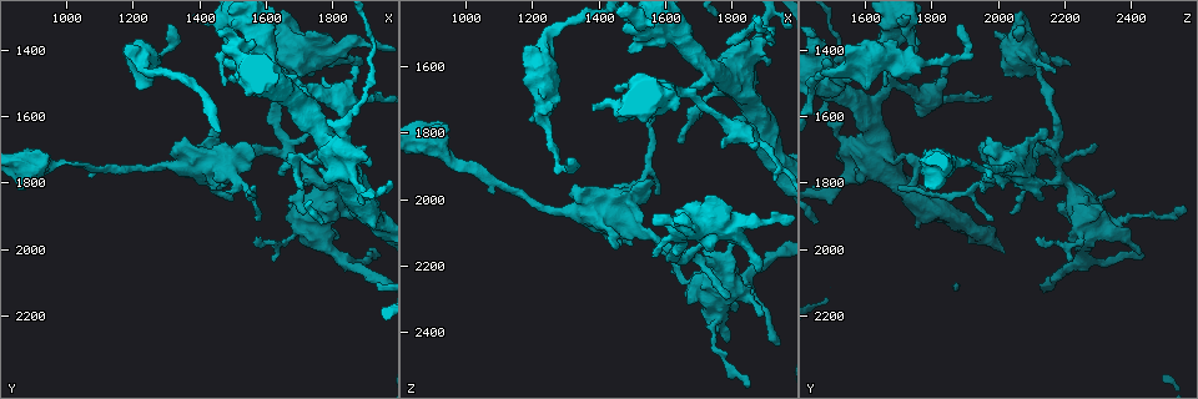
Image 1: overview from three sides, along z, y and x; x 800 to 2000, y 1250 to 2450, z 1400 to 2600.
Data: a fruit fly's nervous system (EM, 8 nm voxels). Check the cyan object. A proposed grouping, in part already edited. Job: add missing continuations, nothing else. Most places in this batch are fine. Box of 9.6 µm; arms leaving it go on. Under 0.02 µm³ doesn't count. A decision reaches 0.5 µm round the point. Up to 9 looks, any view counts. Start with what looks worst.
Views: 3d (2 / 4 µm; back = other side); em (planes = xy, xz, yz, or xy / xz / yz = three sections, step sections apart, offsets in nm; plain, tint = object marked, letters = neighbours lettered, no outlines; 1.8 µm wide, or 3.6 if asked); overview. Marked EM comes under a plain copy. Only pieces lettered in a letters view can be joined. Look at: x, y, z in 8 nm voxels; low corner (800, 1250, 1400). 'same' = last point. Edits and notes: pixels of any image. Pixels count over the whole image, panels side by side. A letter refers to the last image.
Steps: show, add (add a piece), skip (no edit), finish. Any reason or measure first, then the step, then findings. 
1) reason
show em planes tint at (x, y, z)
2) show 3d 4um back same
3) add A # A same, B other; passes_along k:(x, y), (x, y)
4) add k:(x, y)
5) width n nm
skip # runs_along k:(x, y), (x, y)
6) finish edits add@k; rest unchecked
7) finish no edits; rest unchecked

sharp bend
show 3d 2um at (1680, 1500, 1680)

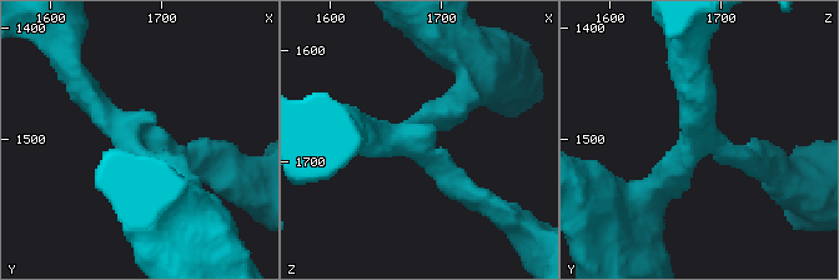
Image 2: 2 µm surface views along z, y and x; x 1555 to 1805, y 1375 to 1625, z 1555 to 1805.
arms 3; arm_widths 180, 220, 340 nm
show em yz step 4 letters at (1678, 1504, 1678)

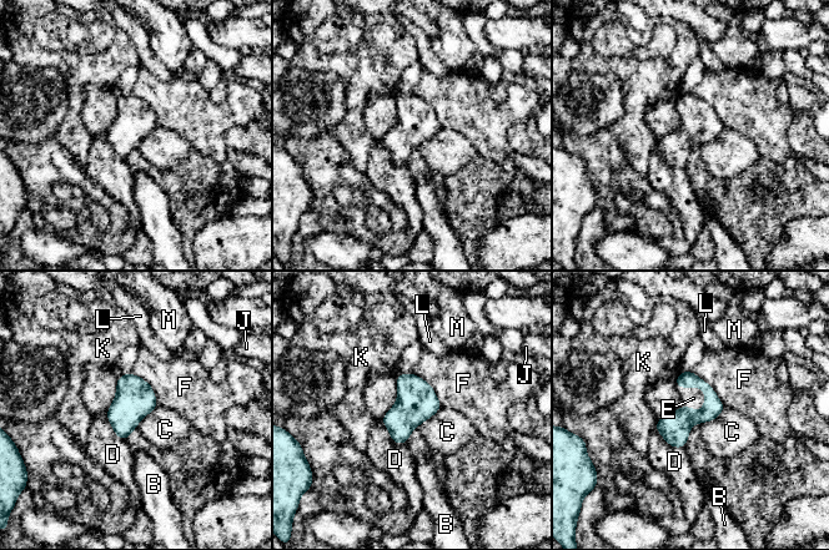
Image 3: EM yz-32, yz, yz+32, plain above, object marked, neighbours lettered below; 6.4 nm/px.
width 200 nm
skip # B other, C other, D other, E other, F other, J other, K other, L other, M other; border 3:(677, 387), (701, 387), (704, 407); no lettered piece goes on from it

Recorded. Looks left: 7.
an open end
show em xy step 4 tint at (1870, 1900, 2270)

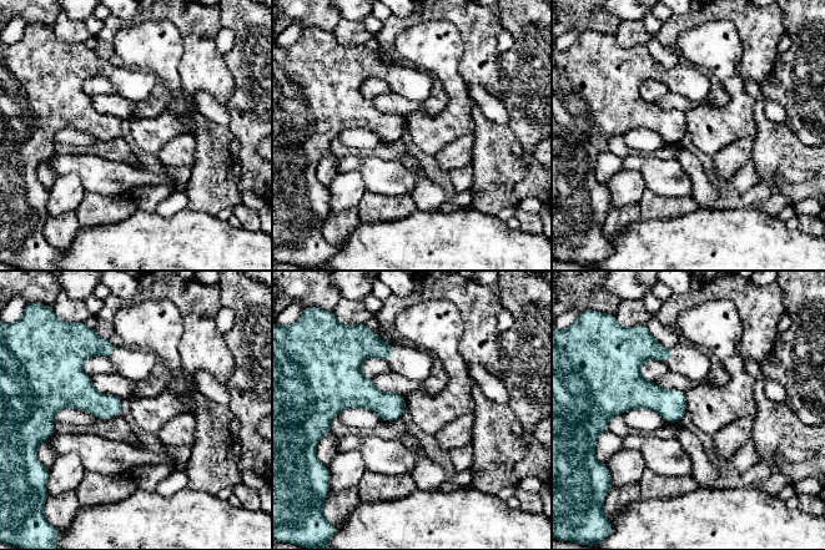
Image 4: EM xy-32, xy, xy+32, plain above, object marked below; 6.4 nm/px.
cut it another way
show em planes letters same

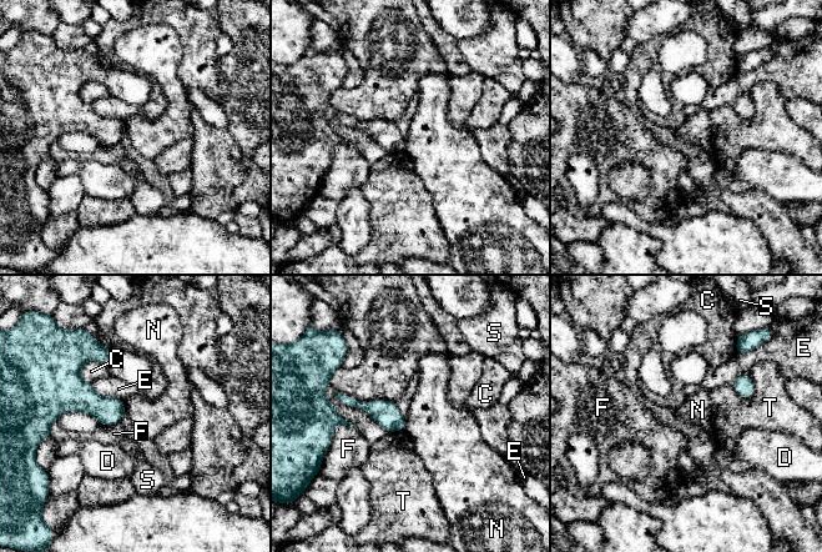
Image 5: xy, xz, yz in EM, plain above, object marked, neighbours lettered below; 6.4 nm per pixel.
skip # C other, D other, E other, F other, N other, S other, T other; no lettered piece goes on from it

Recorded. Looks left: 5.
sharp bend
show em yz step 16 tint at (1870, 1780, 1530)

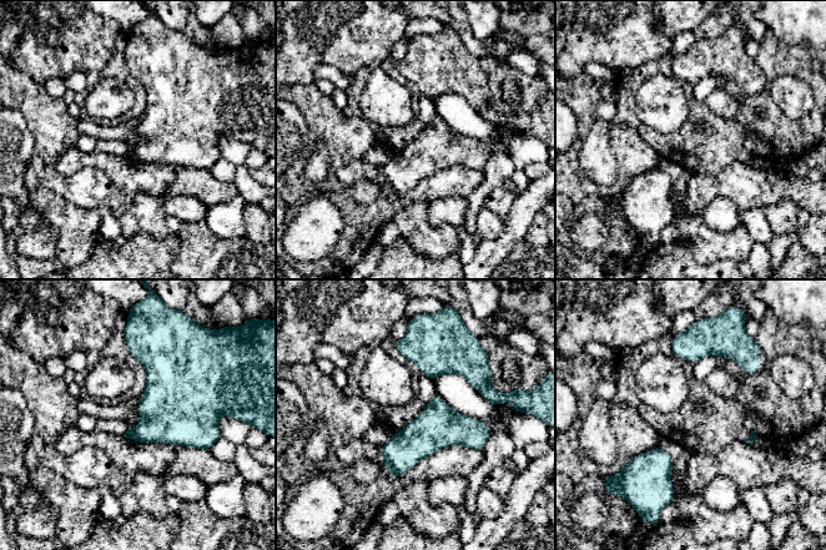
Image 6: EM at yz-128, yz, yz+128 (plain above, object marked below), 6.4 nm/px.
another direction
show em planes letters same

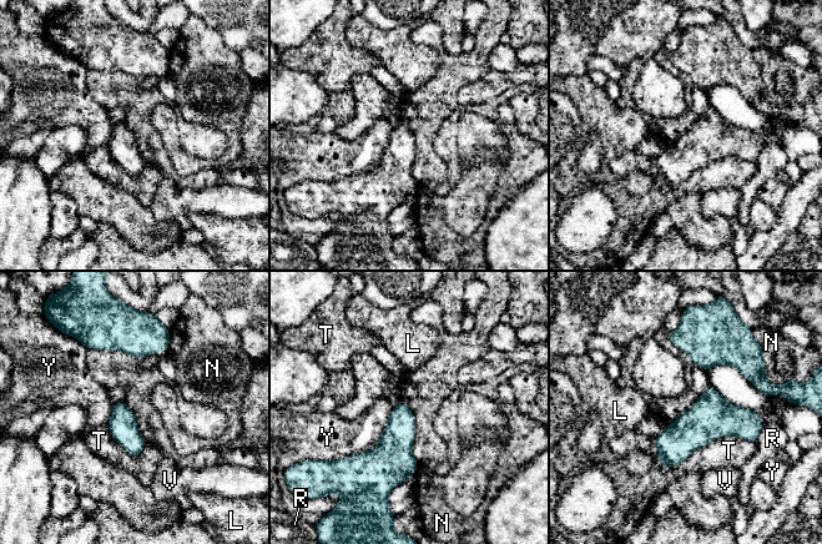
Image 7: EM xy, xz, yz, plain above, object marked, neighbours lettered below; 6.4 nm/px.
skip # L other, N other, R other, T other, V other, Y other; border 7:(393, 407), (371, 449), (338, 461); none of them fits

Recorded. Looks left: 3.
thick turns thin
show em 3.6um xy step 8 letters at (1240, 1450, 1720)

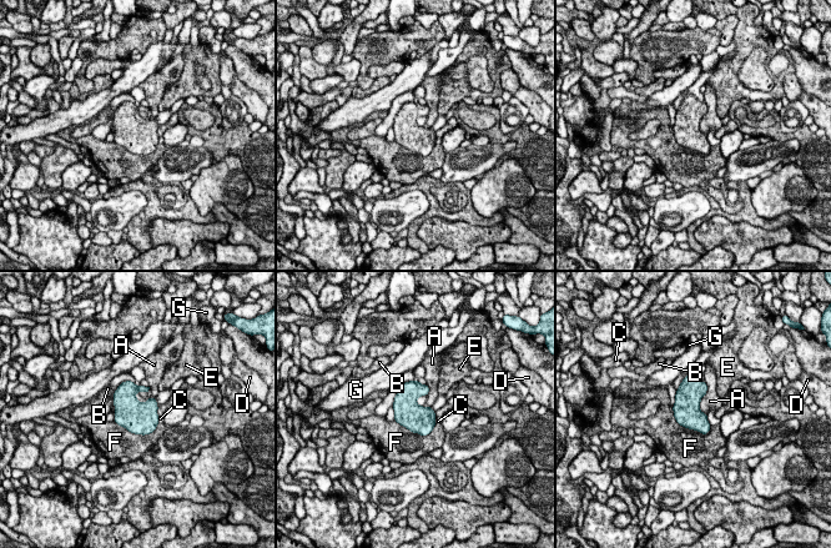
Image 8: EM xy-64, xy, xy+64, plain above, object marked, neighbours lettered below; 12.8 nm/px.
show em 3.6um planes letters same

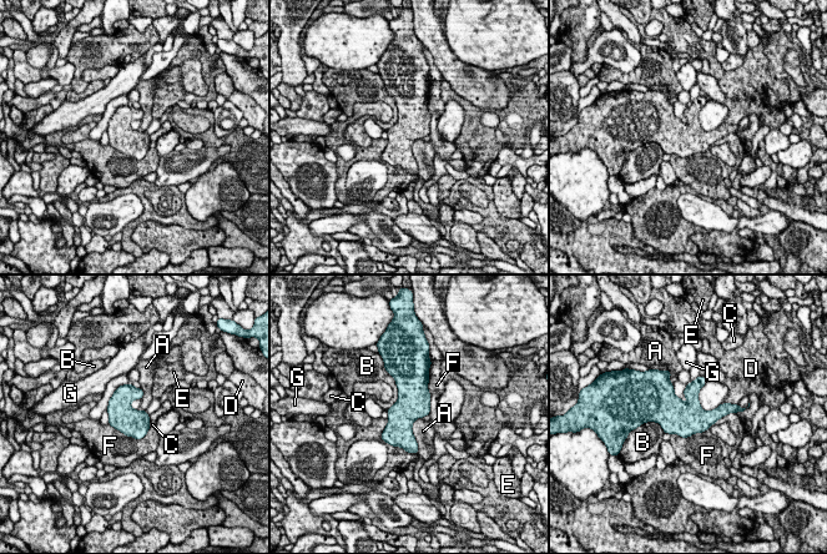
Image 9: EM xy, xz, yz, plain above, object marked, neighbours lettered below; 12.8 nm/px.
skip # A other, B other, C other, D other, E other, F other, G other; border 9:(422, 417), (412, 427), (418, 453); no lettered piece goes on from it

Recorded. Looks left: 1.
finish no edits; rest unchecked

